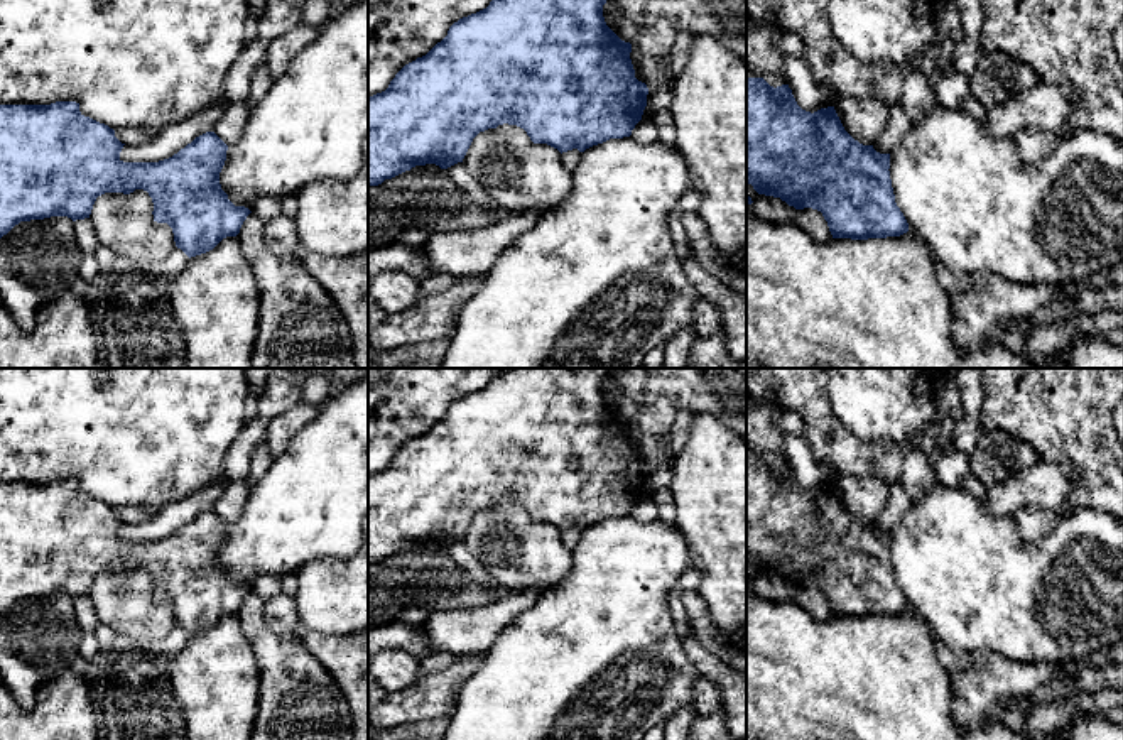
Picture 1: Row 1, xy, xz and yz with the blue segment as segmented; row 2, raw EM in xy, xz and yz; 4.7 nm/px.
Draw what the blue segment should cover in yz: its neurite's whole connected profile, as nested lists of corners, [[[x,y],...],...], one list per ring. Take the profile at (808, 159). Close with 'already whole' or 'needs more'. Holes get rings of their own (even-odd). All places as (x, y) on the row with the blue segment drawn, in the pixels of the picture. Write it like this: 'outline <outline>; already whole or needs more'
outline [[[746,78],[746,182],[758,194],[821,211],[833,238],[900,237],[909,223],[895,203],[888,169],[890,154],[854,140],[834,106],[811,113],[797,105],[789,84],[773,88],[763,78]]]; already whole

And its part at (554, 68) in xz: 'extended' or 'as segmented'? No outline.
as segmented

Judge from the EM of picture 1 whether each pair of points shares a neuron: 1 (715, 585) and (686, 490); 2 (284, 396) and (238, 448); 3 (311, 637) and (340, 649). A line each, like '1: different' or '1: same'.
1: same
2: same
3: same

